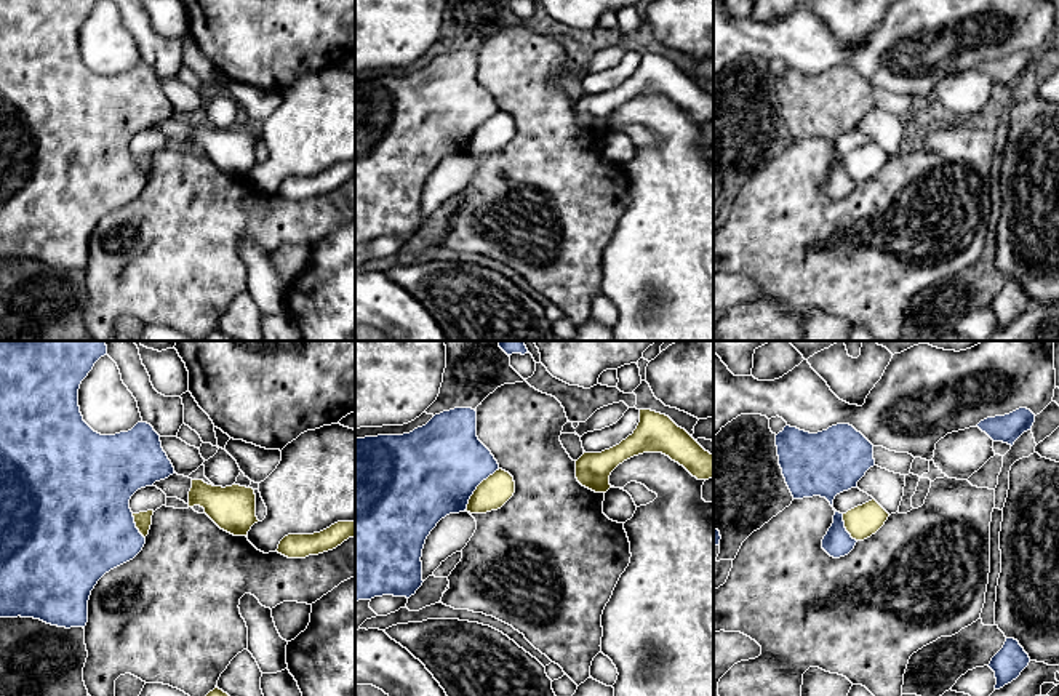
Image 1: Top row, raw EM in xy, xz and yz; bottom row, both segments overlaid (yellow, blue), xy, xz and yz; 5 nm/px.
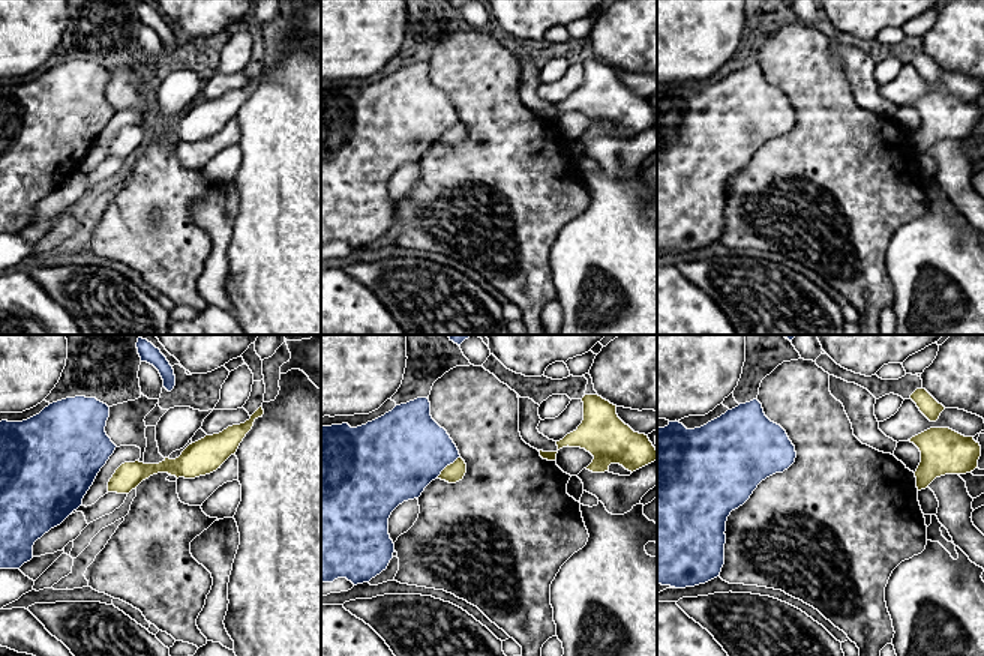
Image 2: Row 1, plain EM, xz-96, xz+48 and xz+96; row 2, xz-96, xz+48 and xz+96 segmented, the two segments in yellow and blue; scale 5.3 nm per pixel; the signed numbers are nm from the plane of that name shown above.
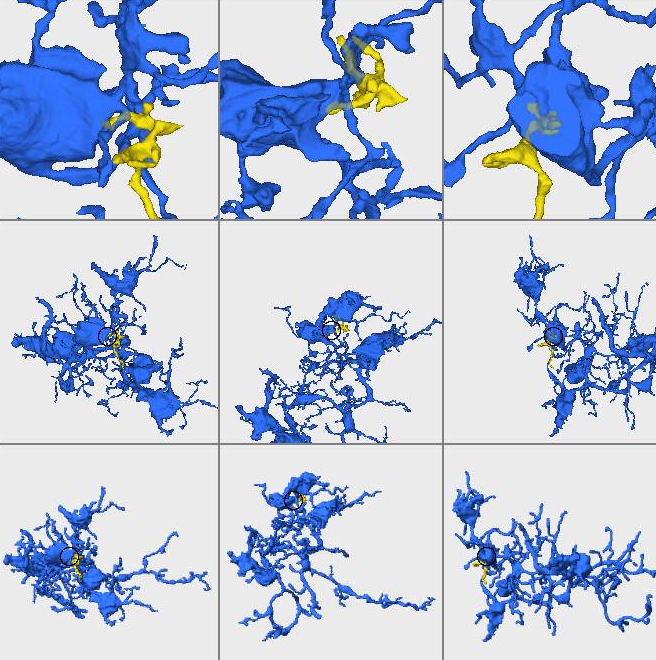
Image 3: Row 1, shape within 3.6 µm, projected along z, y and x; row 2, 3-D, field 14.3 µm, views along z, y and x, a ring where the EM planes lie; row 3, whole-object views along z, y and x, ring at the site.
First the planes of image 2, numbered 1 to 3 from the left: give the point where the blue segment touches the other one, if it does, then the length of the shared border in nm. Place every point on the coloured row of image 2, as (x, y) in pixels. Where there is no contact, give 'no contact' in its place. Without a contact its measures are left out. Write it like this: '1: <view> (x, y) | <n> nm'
1: no contact
2: xz+48 (447, 466) | 170 nm
3: no contact

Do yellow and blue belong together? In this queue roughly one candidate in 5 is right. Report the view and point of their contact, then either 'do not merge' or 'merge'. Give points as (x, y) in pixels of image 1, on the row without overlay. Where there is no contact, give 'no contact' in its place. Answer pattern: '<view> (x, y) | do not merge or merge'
xz (477, 128) | do not merge

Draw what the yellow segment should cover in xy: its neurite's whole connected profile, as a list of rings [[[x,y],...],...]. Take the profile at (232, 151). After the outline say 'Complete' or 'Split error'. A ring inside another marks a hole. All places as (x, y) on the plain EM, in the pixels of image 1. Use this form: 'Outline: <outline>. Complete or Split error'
Outline: [[[192,122],[189,149],[200,147],[205,155],[224,173],[234,178],[248,178],[256,158],[256,136],[253,130],[232,126],[213,128],[203,122]]]. Complete

